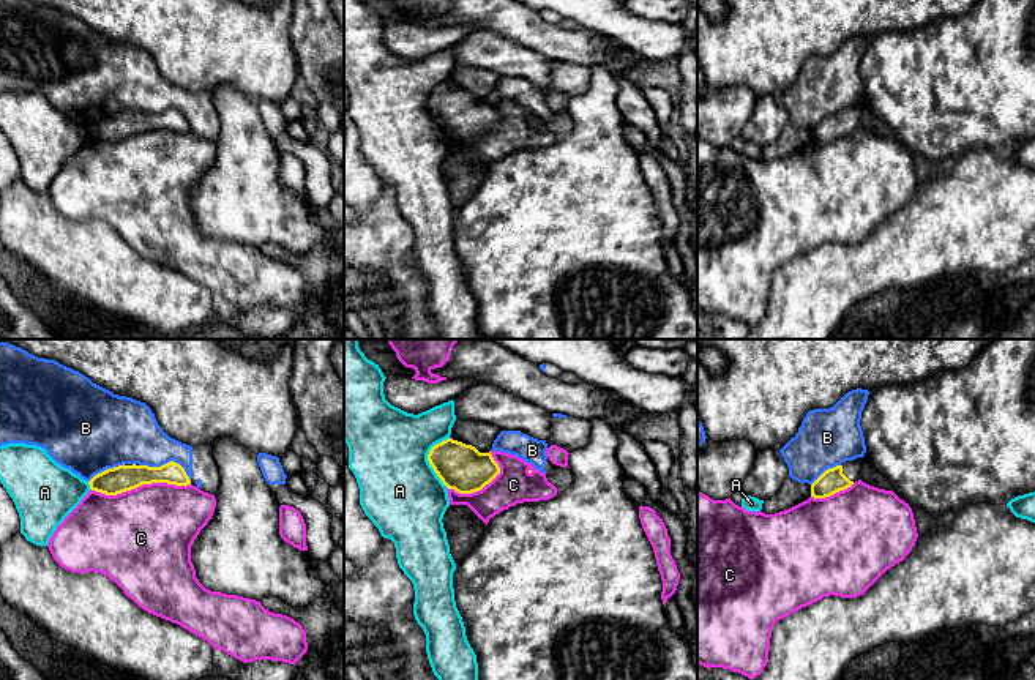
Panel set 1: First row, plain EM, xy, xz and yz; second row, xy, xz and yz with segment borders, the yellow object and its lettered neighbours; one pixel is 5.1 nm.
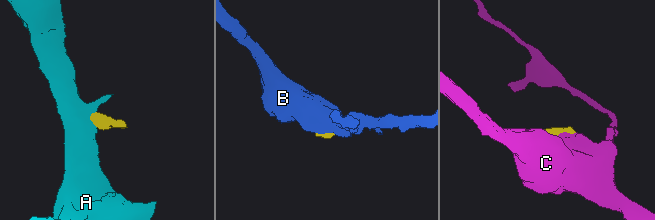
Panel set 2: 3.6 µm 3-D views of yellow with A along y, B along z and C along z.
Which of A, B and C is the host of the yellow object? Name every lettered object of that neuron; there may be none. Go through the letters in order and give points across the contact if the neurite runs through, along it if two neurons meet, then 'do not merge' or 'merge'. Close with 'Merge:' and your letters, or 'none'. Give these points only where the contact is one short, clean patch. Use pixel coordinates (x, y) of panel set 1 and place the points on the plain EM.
A: along xz (448, 84), (437, 89), (428, 101), (429, 112), (447, 133) | do not merge
B: do not merge
C: do not merge
Merge: none

